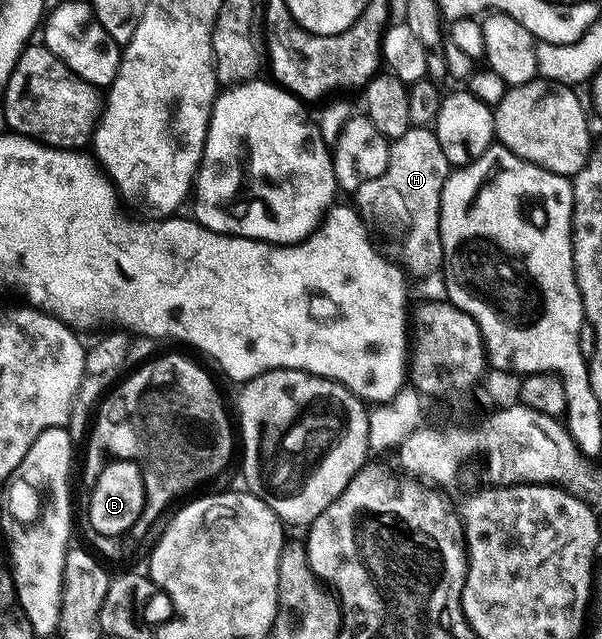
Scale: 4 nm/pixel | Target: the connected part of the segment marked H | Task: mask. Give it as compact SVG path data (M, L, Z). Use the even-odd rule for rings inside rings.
M411 126L400 138L390 141L388 170L380 178L364 182L353 193L352 200L362 224L372 233L381 251L411 277L430 276L442 267L438 215L442 209L442 187L451 171L437 134L429 127Z

